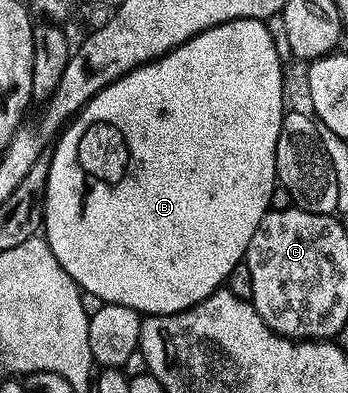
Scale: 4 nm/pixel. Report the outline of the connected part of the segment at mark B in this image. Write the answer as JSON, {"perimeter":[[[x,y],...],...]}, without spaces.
{"perimeter":[[[238,18],[235,21],[223,22],[221,25],[211,26],[209,29],[203,30],[197,37],[193,37],[190,41],[175,47],[174,50],[168,51],[167,54],[152,61],[148,66],[137,66],[130,73],[123,76],[124,79],[119,84],[119,102],[109,98],[105,99],[104,102],[97,102],[98,100],[90,101],[87,106],[87,111],[89,110],[87,120],[79,120],[80,118],[77,118],[70,123],[70,126],[72,125],[71,133],[58,140],[49,164],[47,188],[45,196],[43,195],[43,234],[49,245],[53,248],[53,256],[57,256],[58,263],[65,268],[65,272],[69,273],[70,278],[78,283],[84,293],[95,295],[104,302],[125,304],[126,307],[131,307],[145,316],[154,316],[156,314],[175,314],[177,311],[187,310],[193,304],[207,299],[213,291],[220,289],[224,285],[236,264],[244,261],[249,242],[251,242],[251,238],[253,238],[253,234],[257,230],[262,218],[270,209],[273,190],[277,188],[276,144],[280,136],[280,128],[283,126],[283,116],[285,113],[285,105],[283,106],[283,72],[279,59],[281,59],[281,54],[274,46],[270,32],[268,32],[268,28],[262,19]]]}

